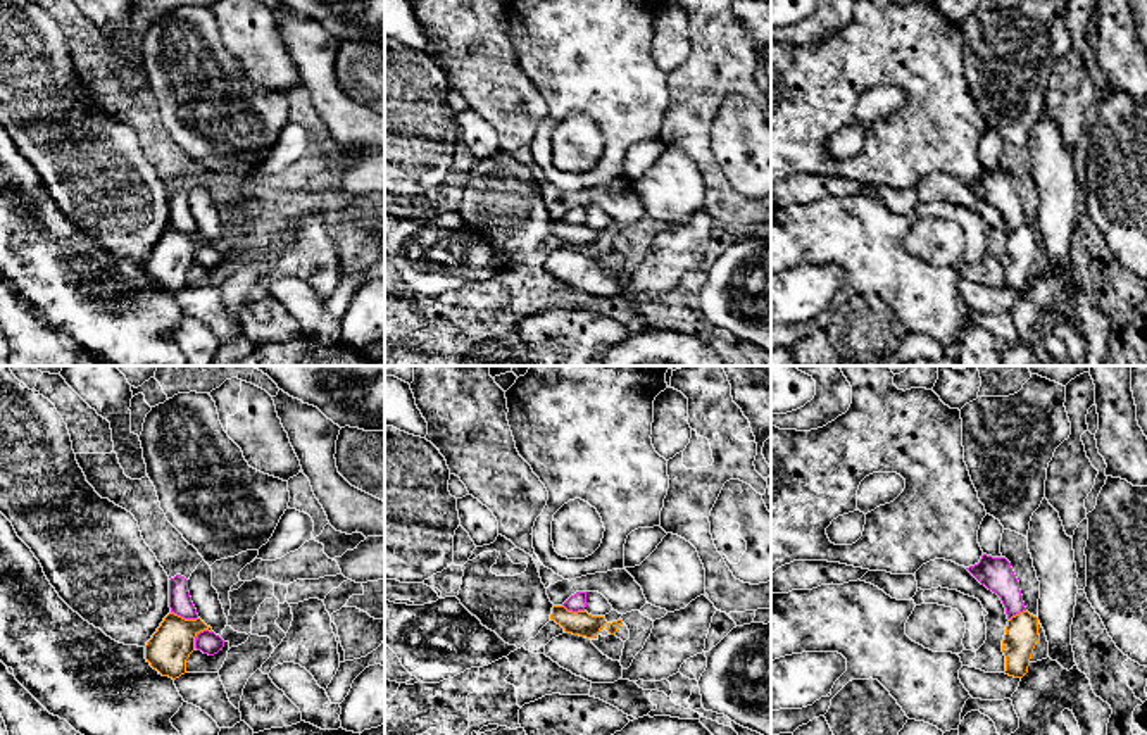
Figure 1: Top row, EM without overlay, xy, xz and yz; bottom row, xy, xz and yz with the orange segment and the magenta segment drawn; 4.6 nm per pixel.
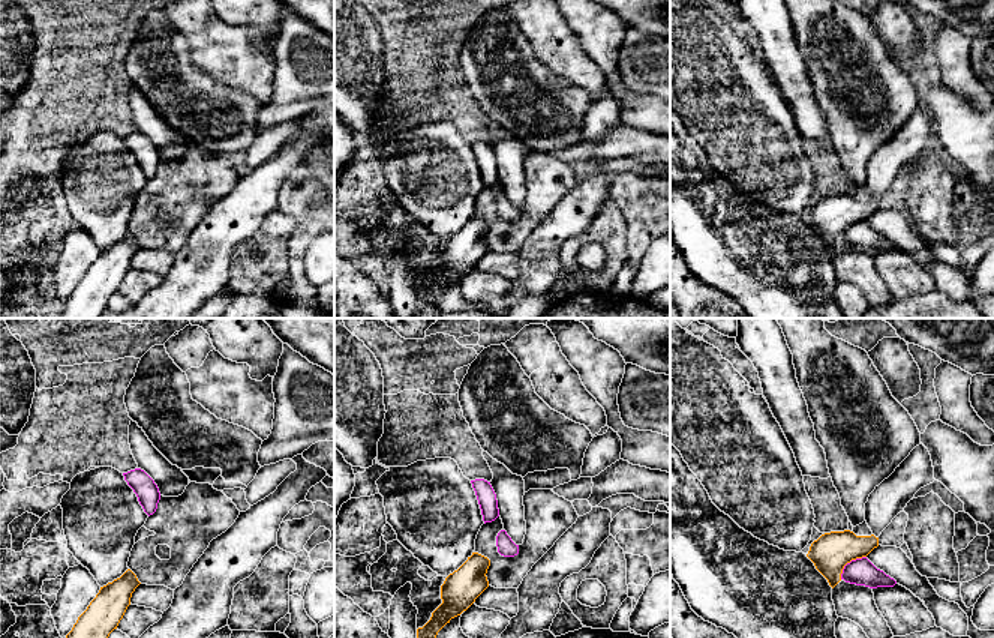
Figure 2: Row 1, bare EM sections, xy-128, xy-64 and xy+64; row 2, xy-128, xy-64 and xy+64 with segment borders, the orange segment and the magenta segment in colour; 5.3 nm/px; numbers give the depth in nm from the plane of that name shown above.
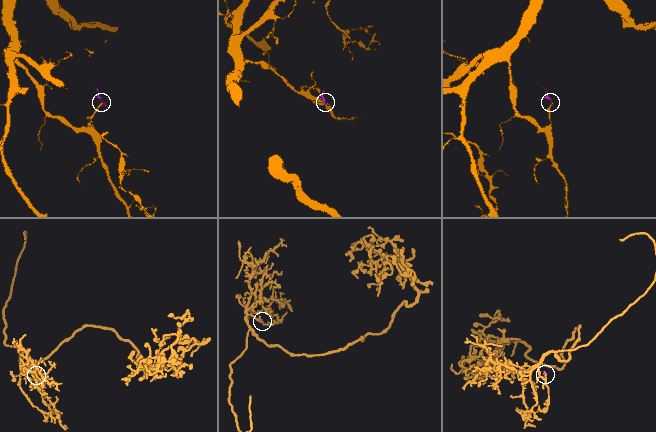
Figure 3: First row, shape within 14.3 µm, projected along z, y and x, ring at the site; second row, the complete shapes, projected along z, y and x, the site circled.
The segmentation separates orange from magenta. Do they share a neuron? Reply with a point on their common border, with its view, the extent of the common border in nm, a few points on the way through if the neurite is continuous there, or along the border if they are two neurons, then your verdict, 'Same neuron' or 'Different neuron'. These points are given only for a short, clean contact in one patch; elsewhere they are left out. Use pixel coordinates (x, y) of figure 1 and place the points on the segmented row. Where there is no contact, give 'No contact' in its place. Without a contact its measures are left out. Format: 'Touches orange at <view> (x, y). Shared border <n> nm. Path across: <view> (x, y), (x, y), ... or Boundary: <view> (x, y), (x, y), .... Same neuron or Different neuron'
Touches orange at xy (195, 635). Shared border 120 nm. Boundary: xy (211, 630), (202, 630), (195, 637), (194, 647). Different neuron

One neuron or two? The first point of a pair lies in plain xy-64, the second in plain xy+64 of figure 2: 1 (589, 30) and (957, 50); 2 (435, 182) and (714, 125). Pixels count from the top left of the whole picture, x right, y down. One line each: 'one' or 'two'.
1: one
2: one

